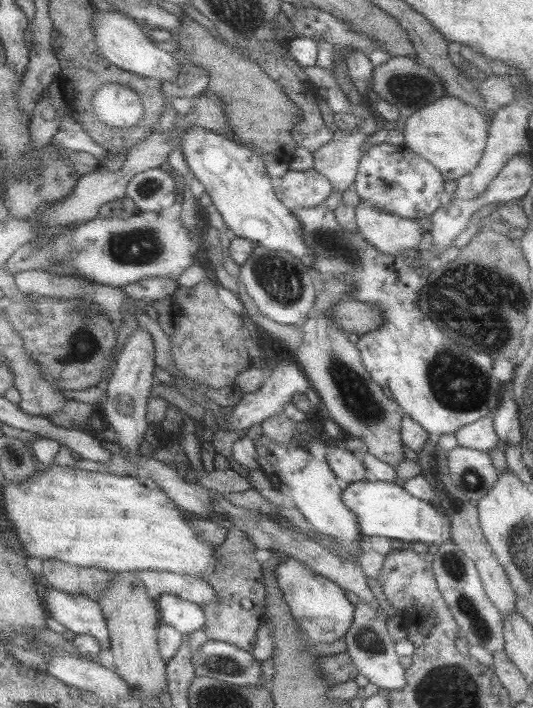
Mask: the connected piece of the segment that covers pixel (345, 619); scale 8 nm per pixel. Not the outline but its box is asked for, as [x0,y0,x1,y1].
[277,555,355,643]

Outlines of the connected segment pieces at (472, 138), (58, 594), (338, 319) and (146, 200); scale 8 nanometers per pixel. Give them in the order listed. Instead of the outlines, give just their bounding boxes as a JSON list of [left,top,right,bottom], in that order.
[[401,96,489,180],[41,579,110,650],[331,299,381,336],[126,167,175,212]]

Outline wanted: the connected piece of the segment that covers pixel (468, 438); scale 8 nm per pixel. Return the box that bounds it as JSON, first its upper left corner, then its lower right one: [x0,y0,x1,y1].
[454,417,501,452]

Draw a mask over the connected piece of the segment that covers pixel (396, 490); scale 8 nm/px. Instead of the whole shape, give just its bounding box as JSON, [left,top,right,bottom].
[342,481,451,546]

